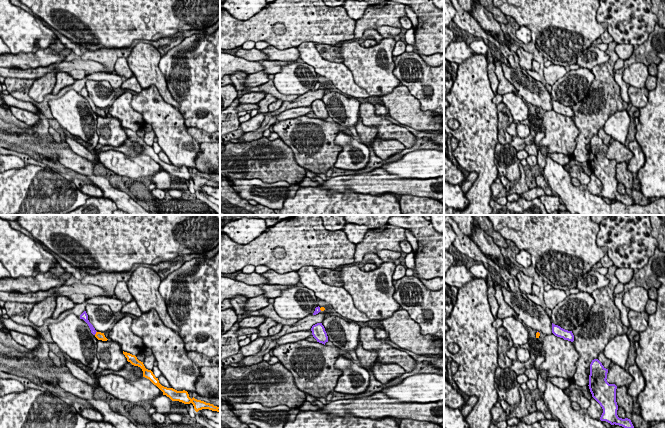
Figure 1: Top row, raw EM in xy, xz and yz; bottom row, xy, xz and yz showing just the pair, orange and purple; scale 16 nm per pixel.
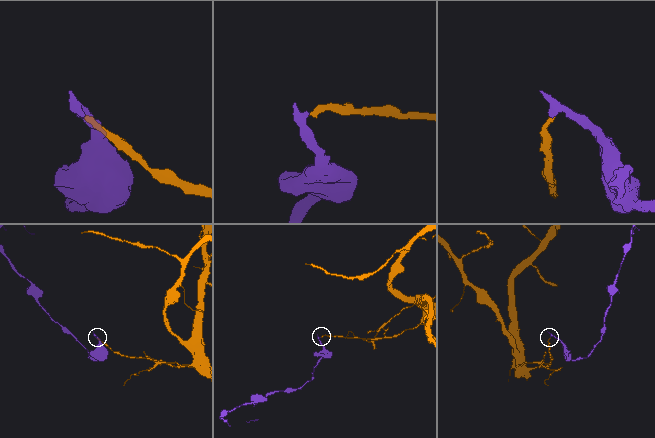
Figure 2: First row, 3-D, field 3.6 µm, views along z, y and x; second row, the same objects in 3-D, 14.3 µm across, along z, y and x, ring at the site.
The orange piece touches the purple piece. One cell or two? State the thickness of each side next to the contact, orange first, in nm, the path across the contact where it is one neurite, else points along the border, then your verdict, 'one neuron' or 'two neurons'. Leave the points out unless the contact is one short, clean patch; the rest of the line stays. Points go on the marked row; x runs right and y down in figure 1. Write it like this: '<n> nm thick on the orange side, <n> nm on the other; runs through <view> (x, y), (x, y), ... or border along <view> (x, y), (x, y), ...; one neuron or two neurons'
130 nm thick on the orange side, 90 nm on the other; runs through xy (100, 336), (96, 333), (93, 331); one neuron

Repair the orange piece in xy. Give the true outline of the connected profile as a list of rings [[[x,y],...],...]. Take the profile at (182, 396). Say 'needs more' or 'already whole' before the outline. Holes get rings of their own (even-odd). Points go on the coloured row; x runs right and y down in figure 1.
already whole; [[[123,351],[123,354],[127,358],[128,362],[130,362],[132,365],[138,366],[142,369],[143,377],[149,379],[154,385],[156,385],[163,392],[163,395],[166,395],[172,401],[179,401],[184,404],[192,403],[196,412],[198,412],[199,410],[202,410],[202,409],[209,409],[212,411],[220,412],[220,407],[214,406],[213,404],[206,403],[201,400],[197,400],[194,397],[191,399],[189,397],[188,392],[185,390],[177,391],[173,388],[167,388],[167,387],[162,386],[159,383],[158,378],[156,378],[155,375],[153,374],[153,372],[151,370],[146,369],[143,362],[139,361],[135,355],[132,355],[132,354],[124,352],[124,351]]]

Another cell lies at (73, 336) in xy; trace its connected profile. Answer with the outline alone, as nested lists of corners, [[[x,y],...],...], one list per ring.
[[[75,314],[65,316],[61,321],[50,324],[49,331],[53,342],[69,358],[79,365],[88,367],[92,376],[98,371],[96,347],[98,339],[91,333],[88,324]]]

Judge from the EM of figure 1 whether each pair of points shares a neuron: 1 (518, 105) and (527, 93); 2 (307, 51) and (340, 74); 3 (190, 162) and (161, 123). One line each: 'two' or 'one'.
1: two
2: one
3: one

